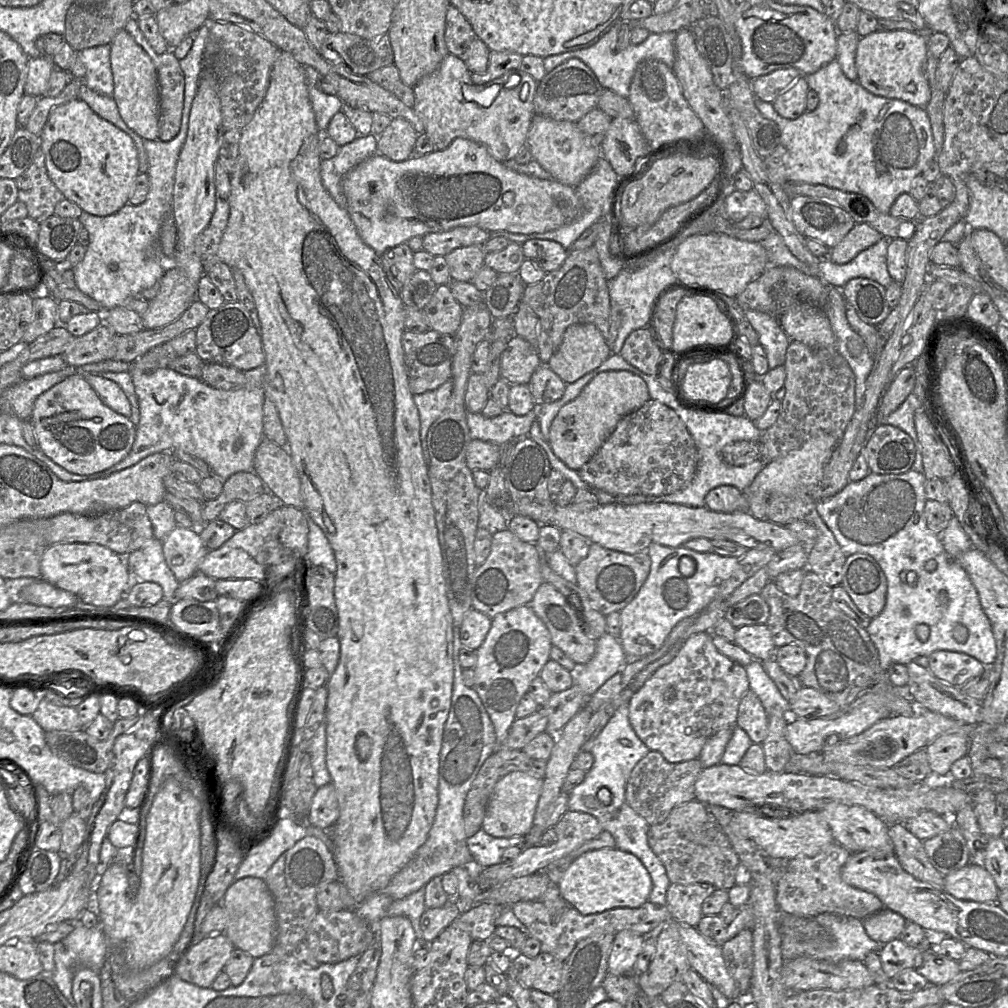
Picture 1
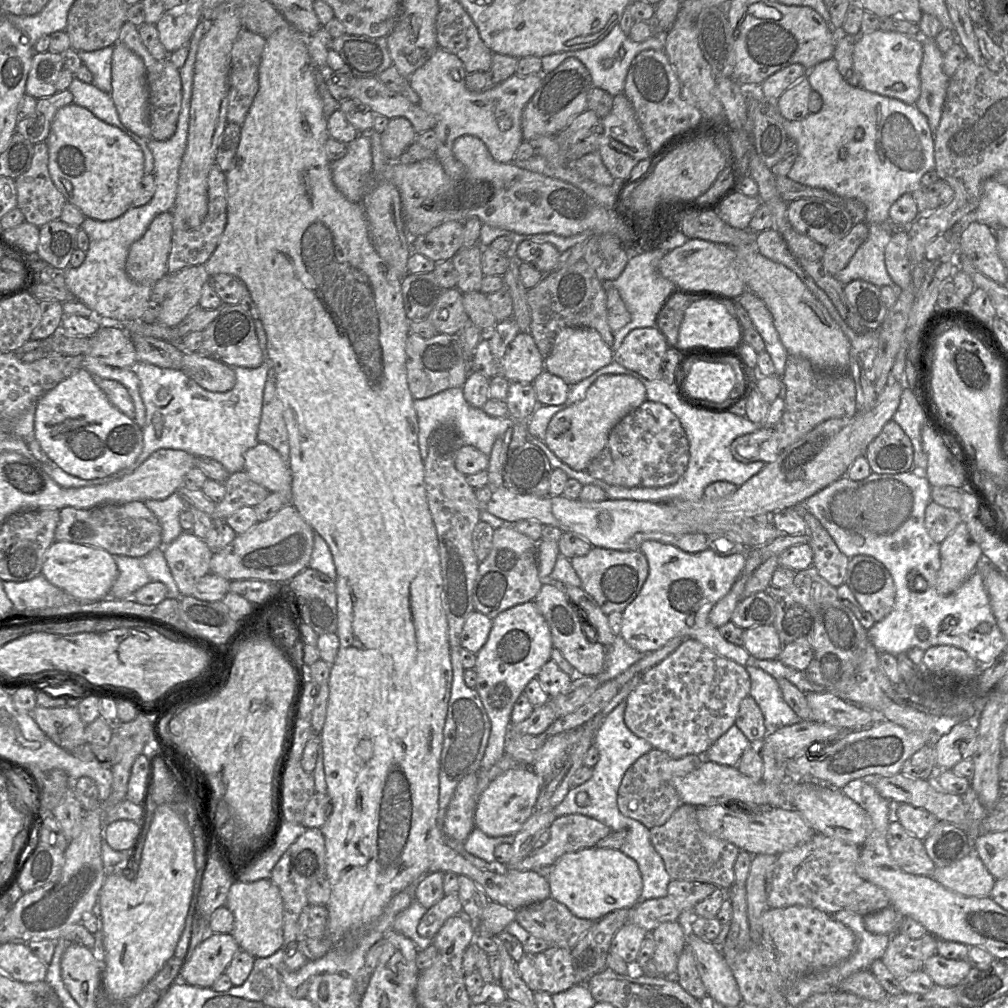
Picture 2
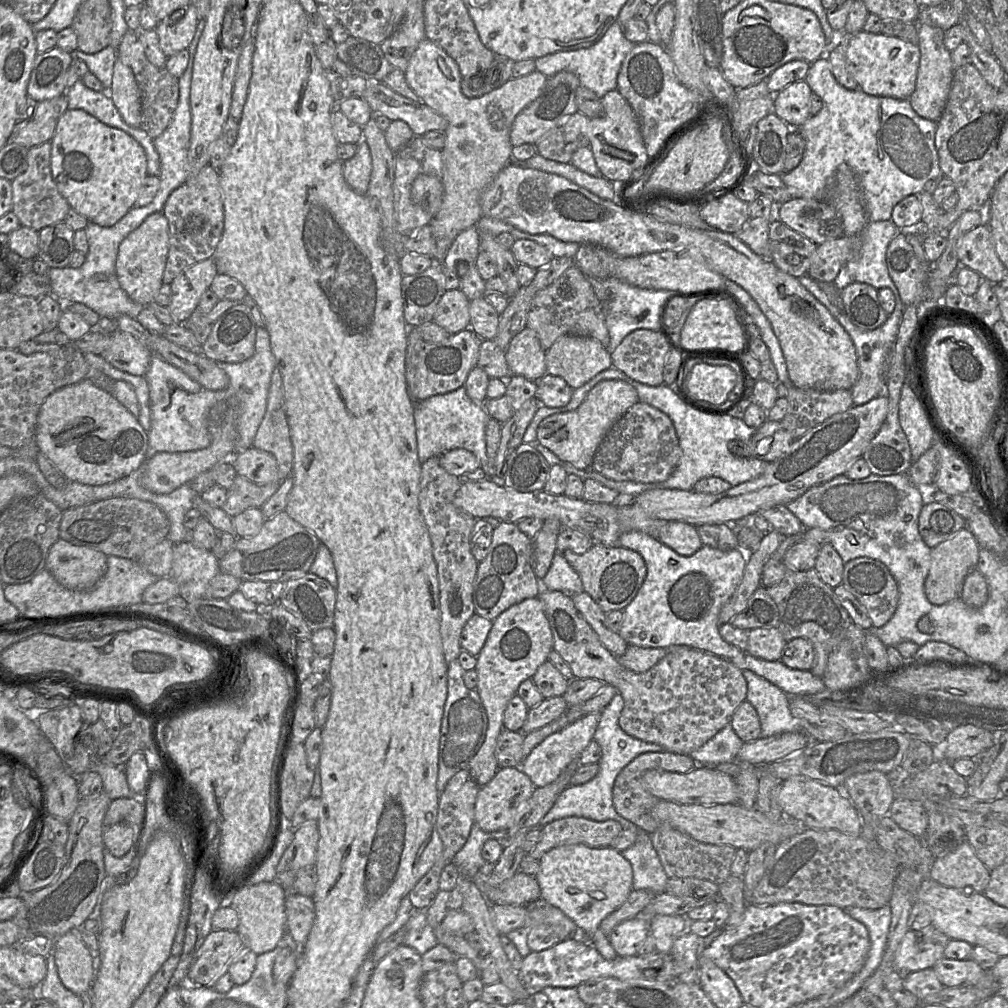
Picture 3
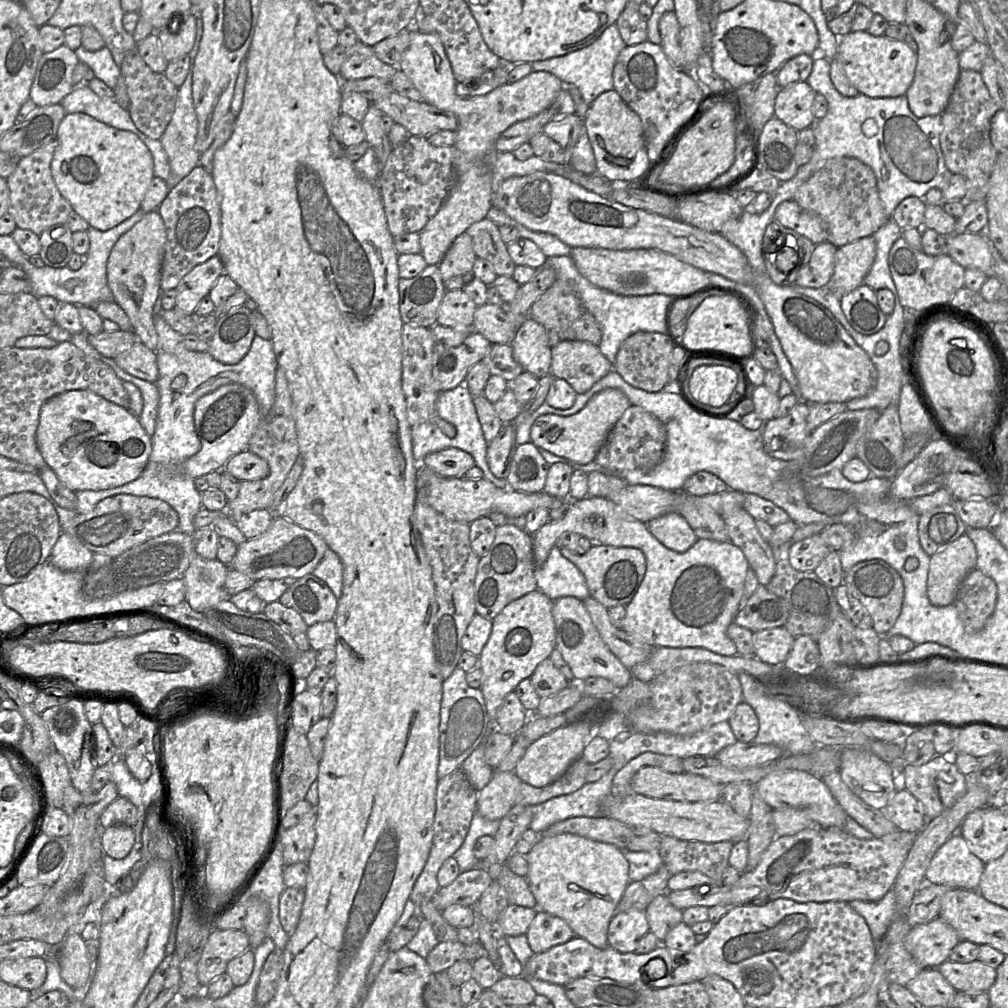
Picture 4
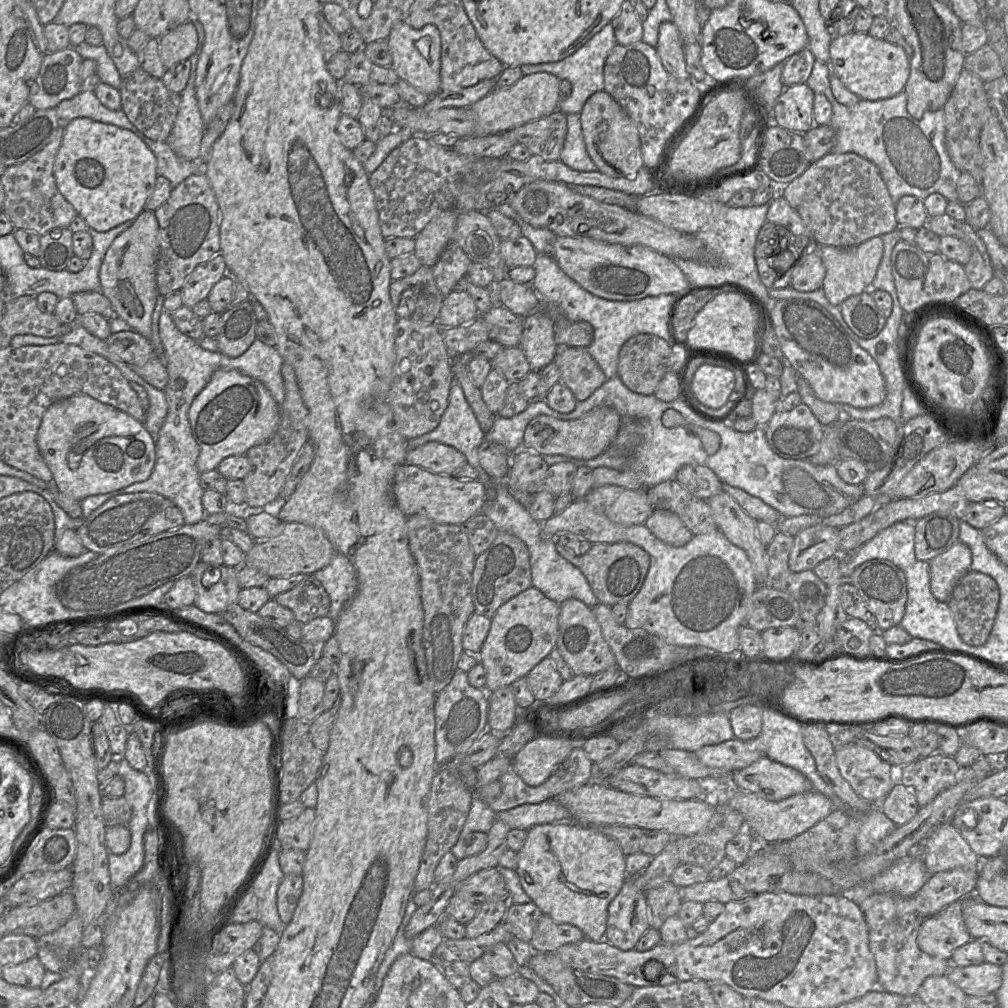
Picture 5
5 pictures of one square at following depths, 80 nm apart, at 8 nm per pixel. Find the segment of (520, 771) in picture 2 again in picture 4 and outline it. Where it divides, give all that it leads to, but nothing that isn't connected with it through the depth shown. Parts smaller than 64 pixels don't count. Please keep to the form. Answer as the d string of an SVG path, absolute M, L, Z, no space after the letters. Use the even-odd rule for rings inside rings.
M495 771L488 784L478 792L477 811L487 820L501 820L515 805L522 781L512 772Z

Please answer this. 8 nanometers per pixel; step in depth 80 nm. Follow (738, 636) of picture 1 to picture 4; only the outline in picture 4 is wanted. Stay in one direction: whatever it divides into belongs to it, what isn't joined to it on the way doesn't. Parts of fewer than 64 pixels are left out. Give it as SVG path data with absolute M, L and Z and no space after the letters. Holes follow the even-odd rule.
M784 626L753 632L754 656L771 665L783 665L794 639Z

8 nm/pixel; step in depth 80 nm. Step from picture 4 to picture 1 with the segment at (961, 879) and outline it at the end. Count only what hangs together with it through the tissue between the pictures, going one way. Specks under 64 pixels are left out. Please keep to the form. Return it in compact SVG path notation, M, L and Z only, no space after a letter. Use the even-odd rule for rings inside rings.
M970 862L944 877L944 890L956 899L974 902L997 902L1000 890L982 863Z

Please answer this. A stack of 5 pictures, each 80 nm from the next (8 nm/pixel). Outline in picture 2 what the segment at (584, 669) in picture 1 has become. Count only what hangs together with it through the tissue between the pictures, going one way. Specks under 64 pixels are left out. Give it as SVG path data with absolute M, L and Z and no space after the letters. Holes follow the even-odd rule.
M616 635L614 642L606 650L604 669L594 676L600 684L614 679L643 656L630 647L620 635Z

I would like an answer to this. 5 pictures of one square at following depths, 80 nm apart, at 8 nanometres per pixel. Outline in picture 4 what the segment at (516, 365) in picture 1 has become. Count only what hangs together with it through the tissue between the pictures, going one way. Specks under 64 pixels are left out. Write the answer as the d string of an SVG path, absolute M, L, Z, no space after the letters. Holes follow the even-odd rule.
M527 318L518 329L511 347L515 361L524 371L539 379L550 374L552 348L547 332L541 324Z

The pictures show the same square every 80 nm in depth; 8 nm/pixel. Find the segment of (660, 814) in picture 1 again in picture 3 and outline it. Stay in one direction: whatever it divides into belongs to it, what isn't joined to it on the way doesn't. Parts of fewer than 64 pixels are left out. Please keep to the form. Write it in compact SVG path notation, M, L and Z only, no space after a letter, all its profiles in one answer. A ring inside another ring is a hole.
M646 752L635 757L617 775L613 789L612 801L616 812L634 823L639 829L651 834L659 828L660 824L651 814L651 809L660 800L652 795L642 784L642 775L650 769L666 772L687 773L698 766L690 755L675 754L672 752Z

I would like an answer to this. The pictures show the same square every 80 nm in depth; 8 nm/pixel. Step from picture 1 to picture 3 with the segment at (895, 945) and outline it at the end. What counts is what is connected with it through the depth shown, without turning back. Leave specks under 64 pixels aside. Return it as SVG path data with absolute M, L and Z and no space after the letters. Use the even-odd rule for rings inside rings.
M932 925L922 930L908 930L896 950L893 967L902 974L930 969L944 957L949 940Z

